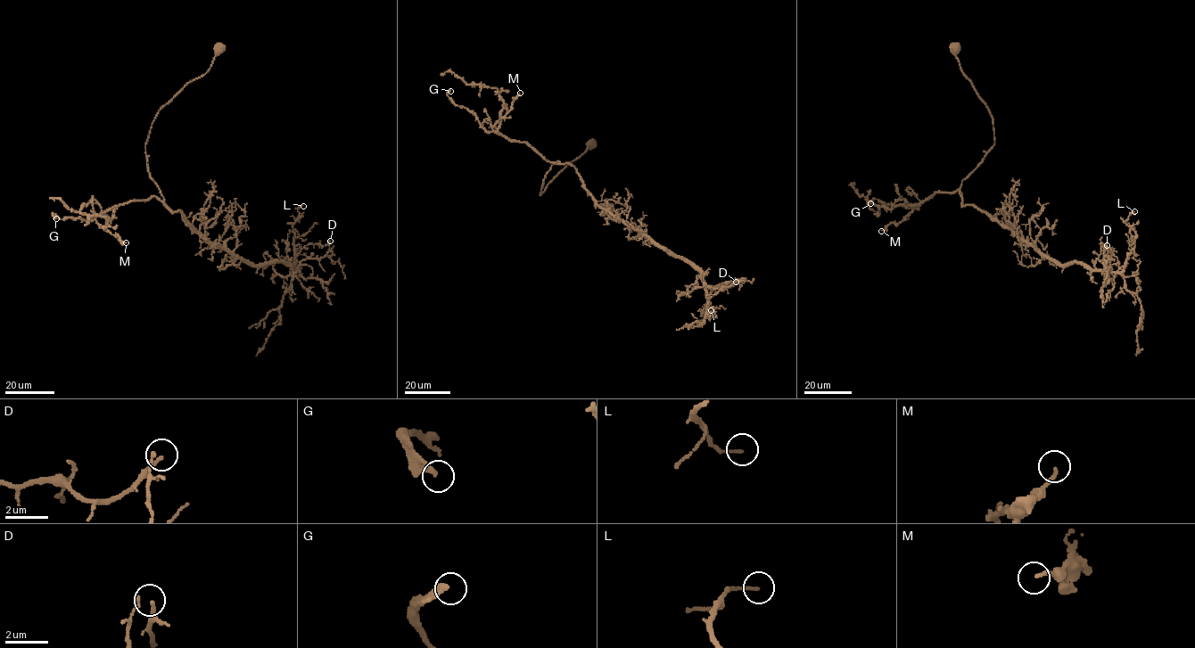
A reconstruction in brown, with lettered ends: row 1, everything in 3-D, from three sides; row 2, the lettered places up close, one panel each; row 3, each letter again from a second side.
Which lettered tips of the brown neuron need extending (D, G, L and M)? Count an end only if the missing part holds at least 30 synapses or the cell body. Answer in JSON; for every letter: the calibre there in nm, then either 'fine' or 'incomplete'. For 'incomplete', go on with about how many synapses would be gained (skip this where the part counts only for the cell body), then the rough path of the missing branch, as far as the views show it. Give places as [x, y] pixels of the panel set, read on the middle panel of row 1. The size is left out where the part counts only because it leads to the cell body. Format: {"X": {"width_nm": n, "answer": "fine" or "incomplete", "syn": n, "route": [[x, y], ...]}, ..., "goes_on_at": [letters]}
{"D": {"width_nm": 130, "answer": "fine"}, "G": {"width_nm": 260, "answer": "incomplete", "syn": 50, "route": [[450, 91], [463, 86], [467, 80]]}, "L": {"width_nm": 130, "answer": "fine"}, "M": {"width_nm": 190, "answer": "fine"}, "goes_on_at": ["G"]}

